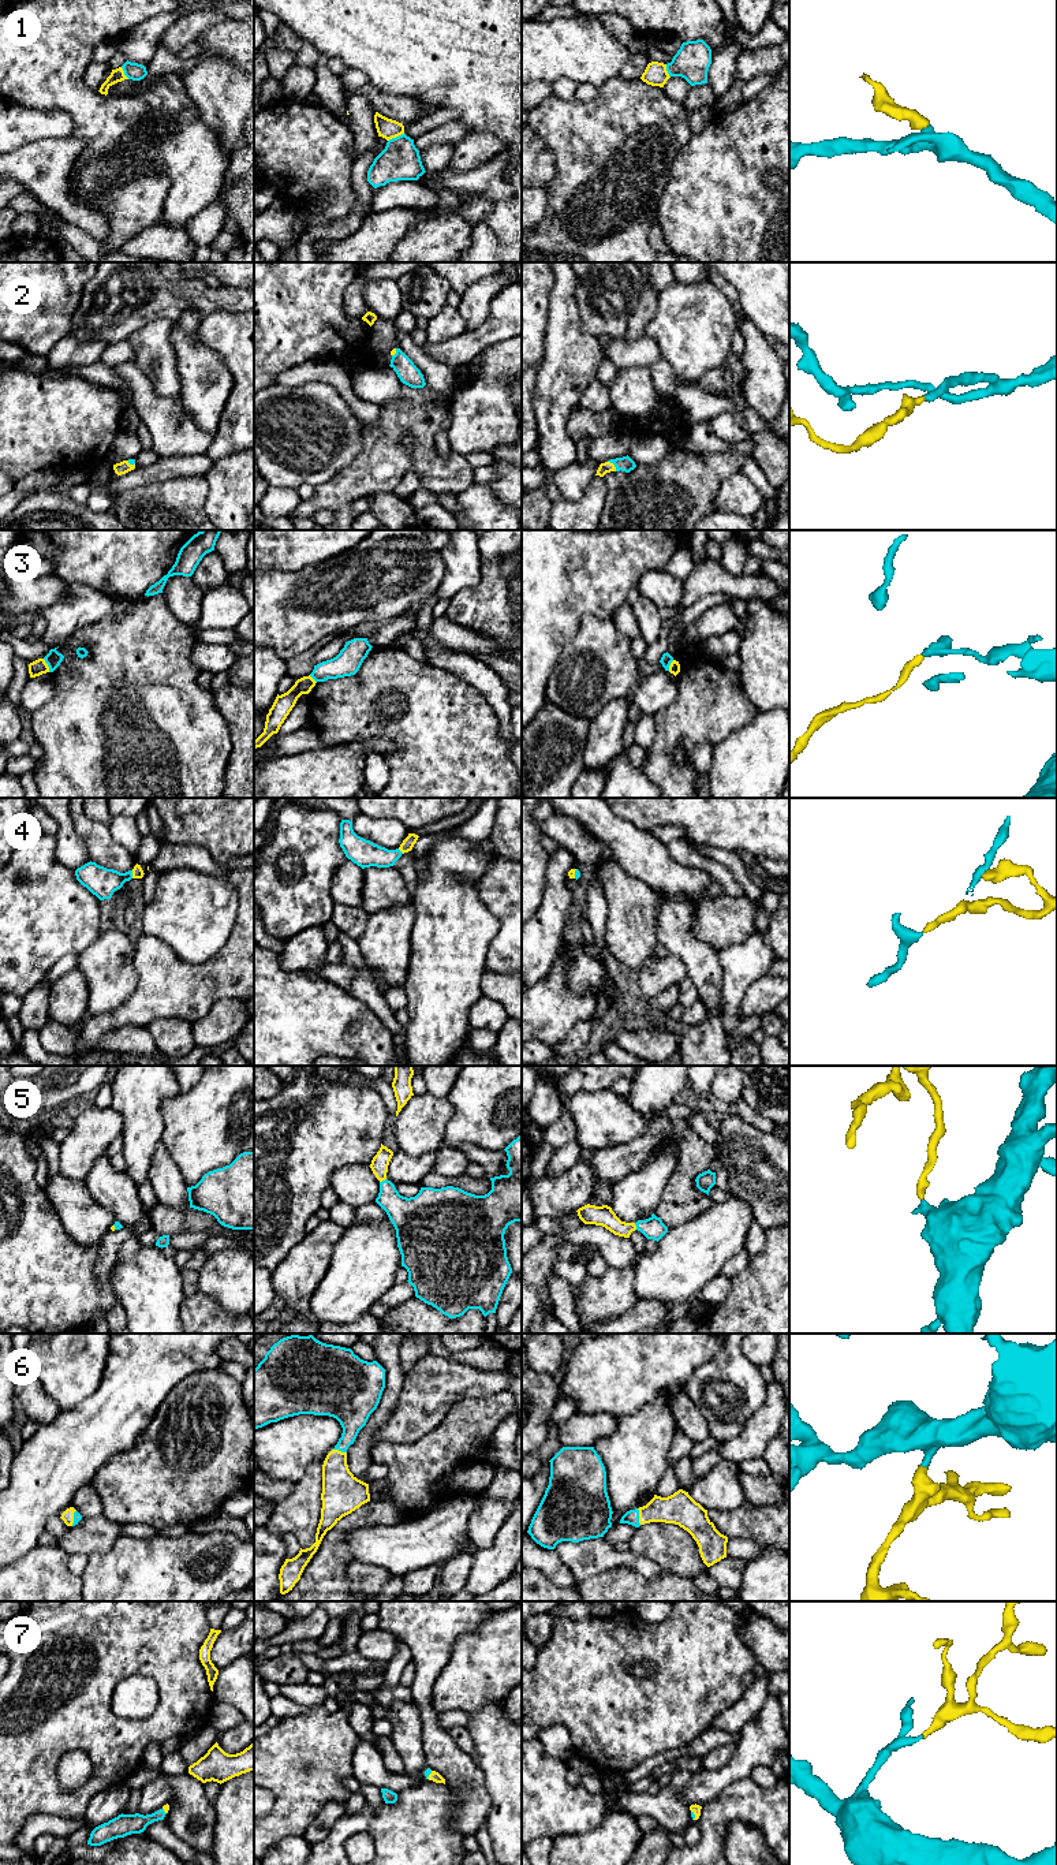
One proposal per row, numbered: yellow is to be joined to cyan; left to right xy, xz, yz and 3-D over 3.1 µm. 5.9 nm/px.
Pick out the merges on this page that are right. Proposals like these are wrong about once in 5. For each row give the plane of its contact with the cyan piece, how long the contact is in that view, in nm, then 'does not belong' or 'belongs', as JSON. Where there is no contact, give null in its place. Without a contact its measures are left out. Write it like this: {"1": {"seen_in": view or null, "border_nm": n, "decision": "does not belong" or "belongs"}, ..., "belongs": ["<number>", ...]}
{"1": {"seen_in": "xz", "border_nm": 110, "decision": "belongs"}, "2": {"seen_in": "yz", "border_nm": 80, "decision": "belongs"}, "3": {"seen_in": "xy", "border_nm": 90, "decision": "does not belong"}, "4": {"seen_in": "xy", "border_nm": 50, "decision": "belongs"}, "5": {"seen_in": "xz", "border_nm": 50, "decision": "belongs"}, "6": {"seen_in": "yz", "border_nm": 100, "decision": "belongs"}, "7": {"seen_in": "yz", "border_nm": 60, "decision": "belongs"}, "belongs": ["1", "2", "4", "5", "6", "7"]}

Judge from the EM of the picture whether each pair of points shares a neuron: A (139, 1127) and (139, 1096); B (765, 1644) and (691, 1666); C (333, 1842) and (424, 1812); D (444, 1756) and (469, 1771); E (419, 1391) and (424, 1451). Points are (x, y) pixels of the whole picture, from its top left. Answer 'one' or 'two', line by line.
A: one
B: two
C: one
D: one
E: two

